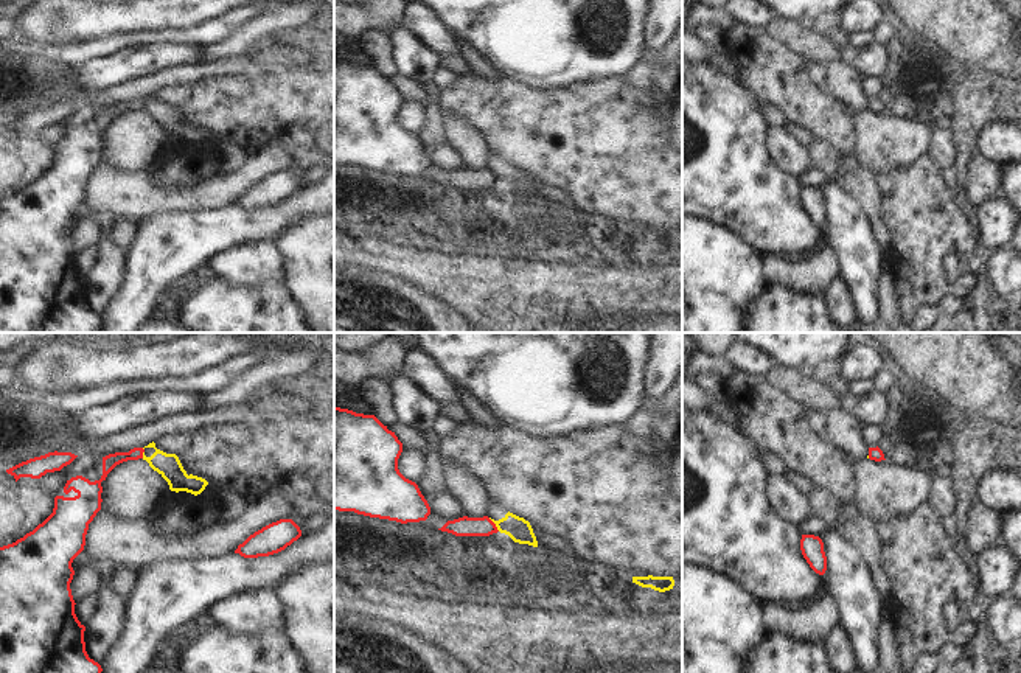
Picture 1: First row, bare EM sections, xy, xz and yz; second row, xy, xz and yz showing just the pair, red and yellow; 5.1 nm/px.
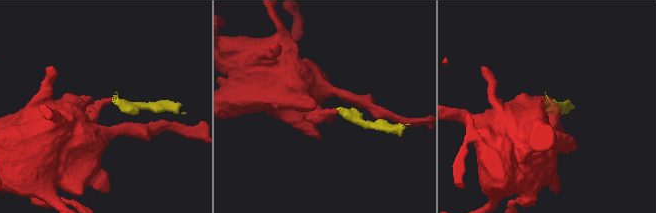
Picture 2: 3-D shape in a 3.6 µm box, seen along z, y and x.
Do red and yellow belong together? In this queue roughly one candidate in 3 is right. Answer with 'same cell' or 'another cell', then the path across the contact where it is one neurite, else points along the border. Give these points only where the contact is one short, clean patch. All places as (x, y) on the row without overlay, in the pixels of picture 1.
another cell | along xz (488, 170), (499, 182)

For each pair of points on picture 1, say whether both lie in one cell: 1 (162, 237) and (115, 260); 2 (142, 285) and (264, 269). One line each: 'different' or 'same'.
1: different
2: different

